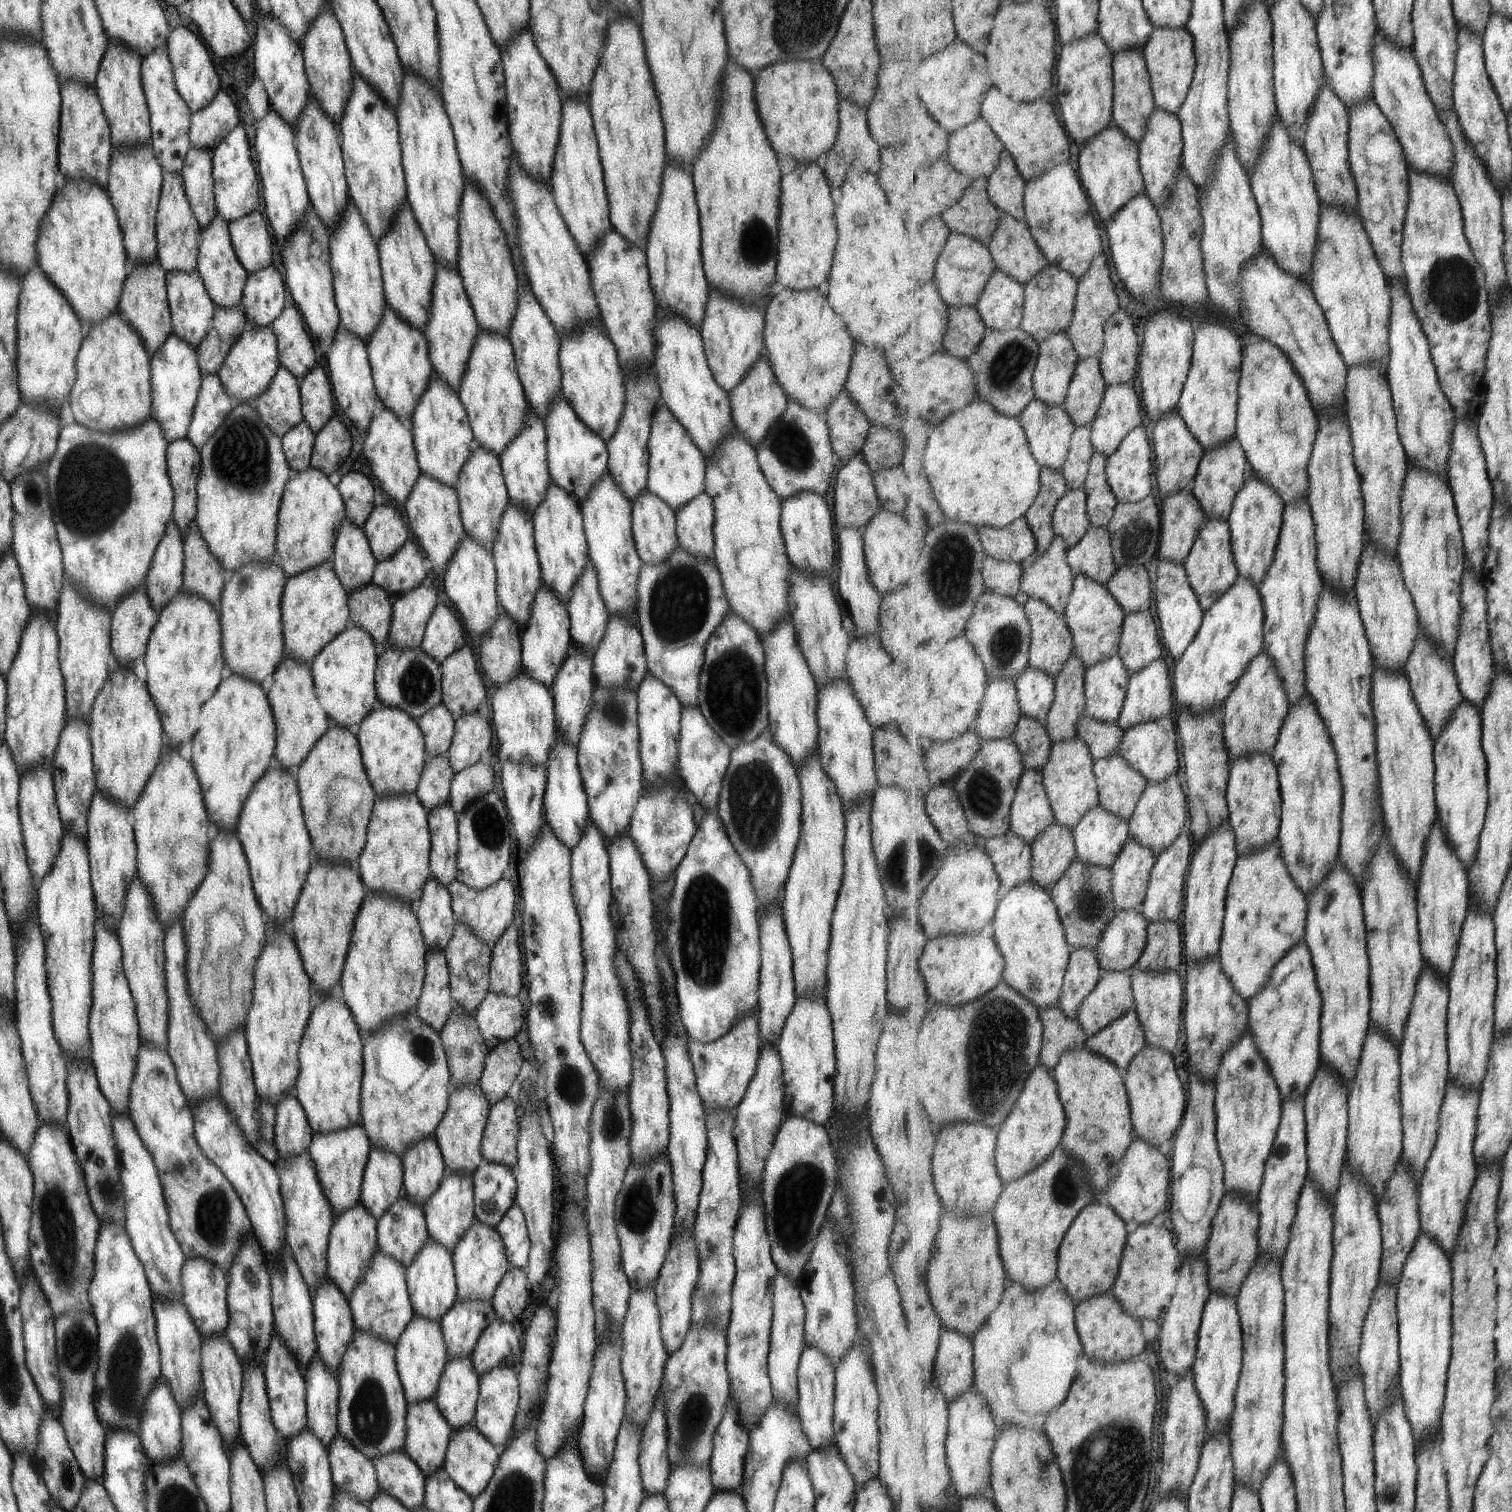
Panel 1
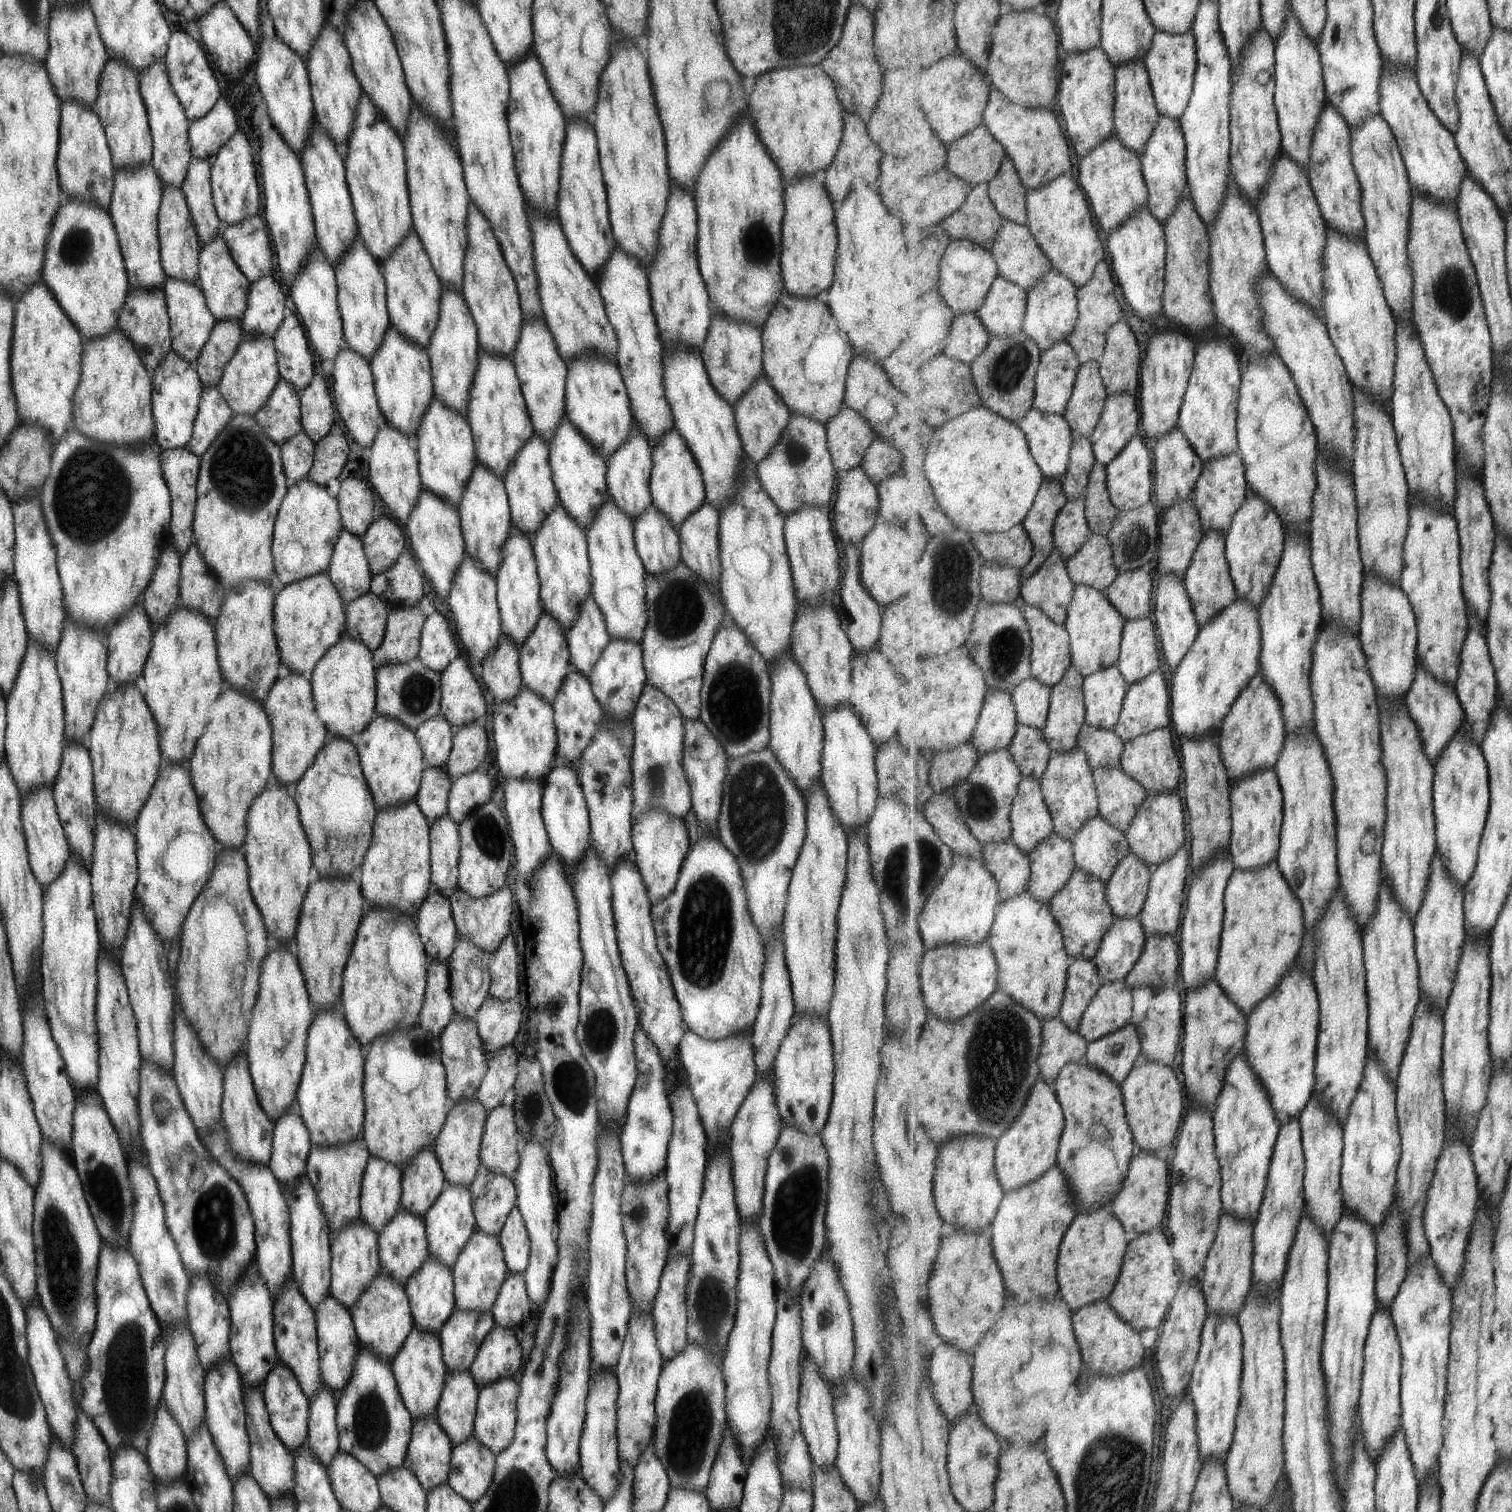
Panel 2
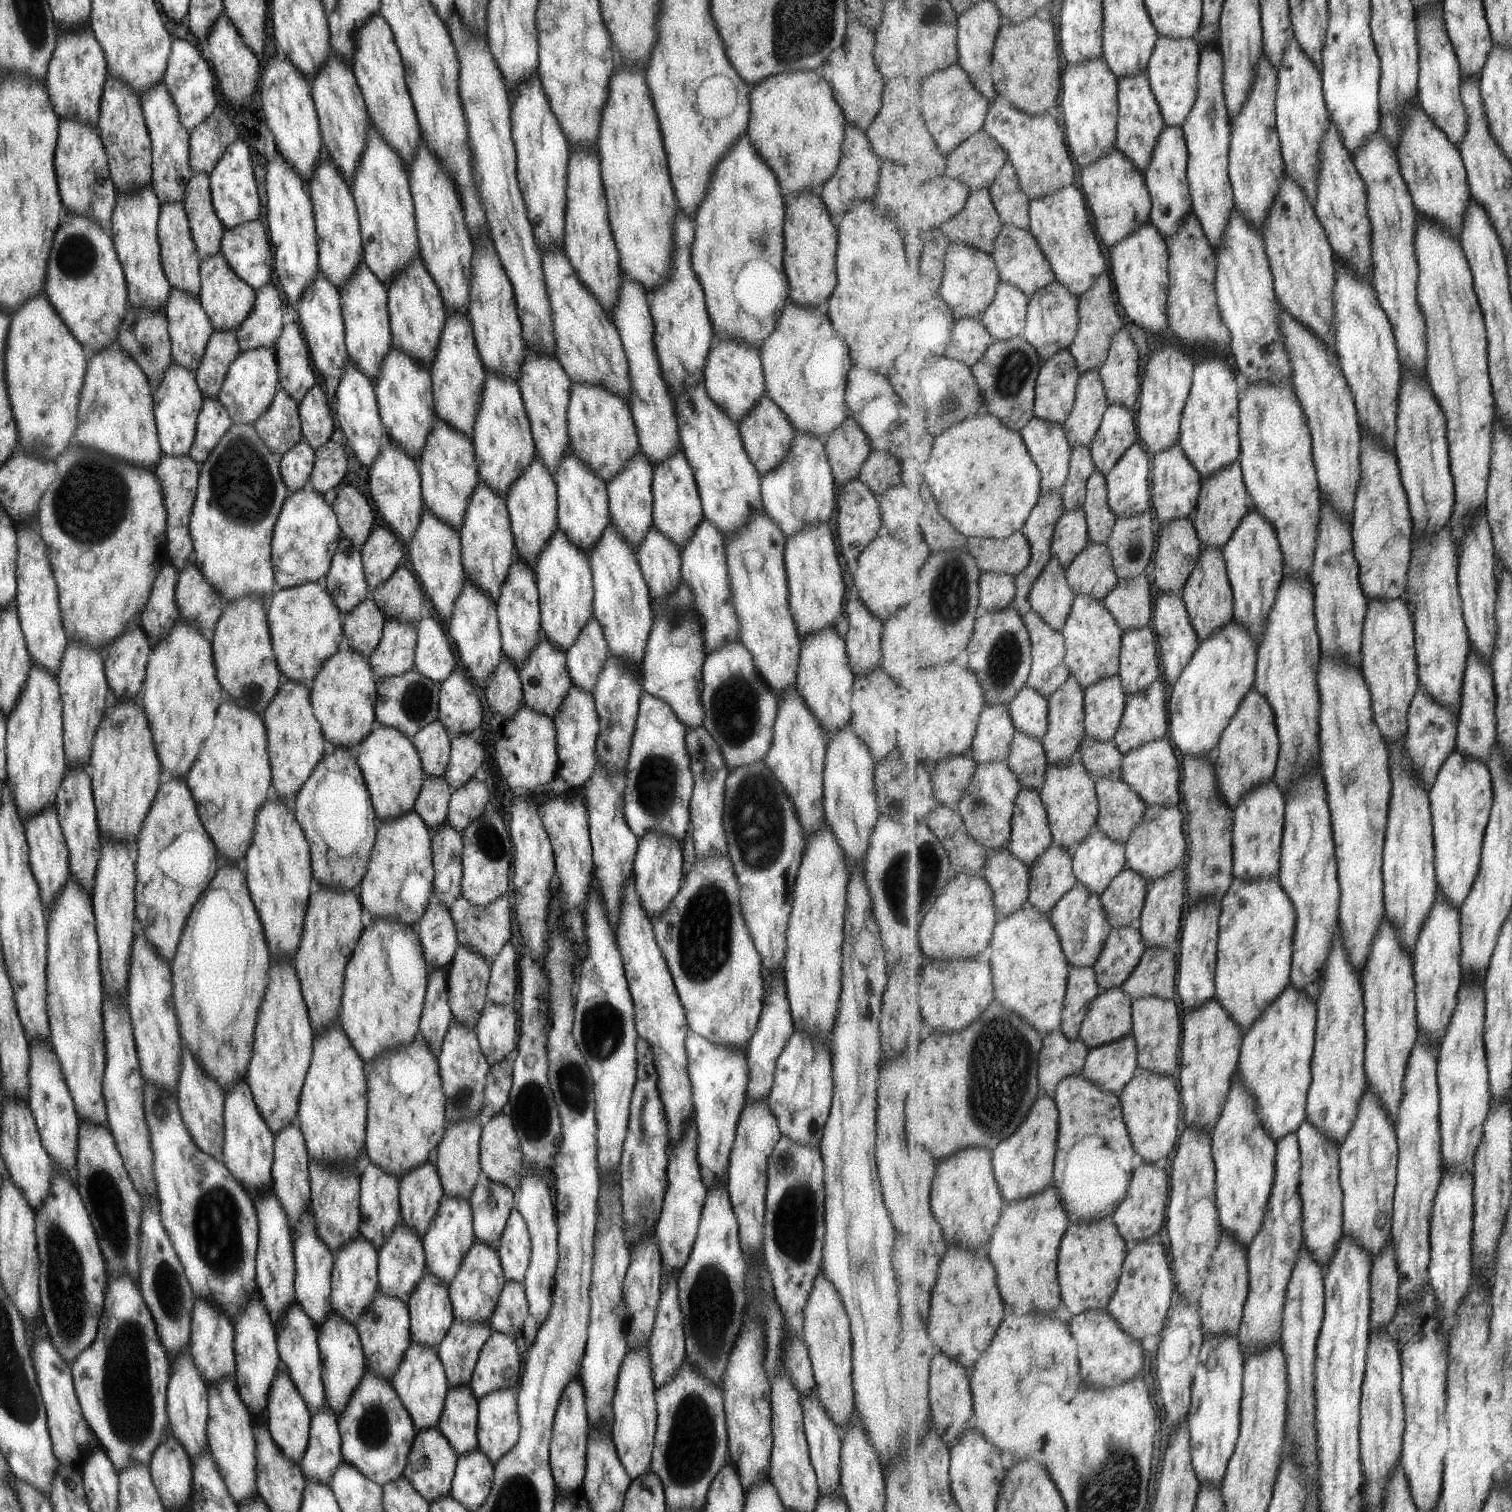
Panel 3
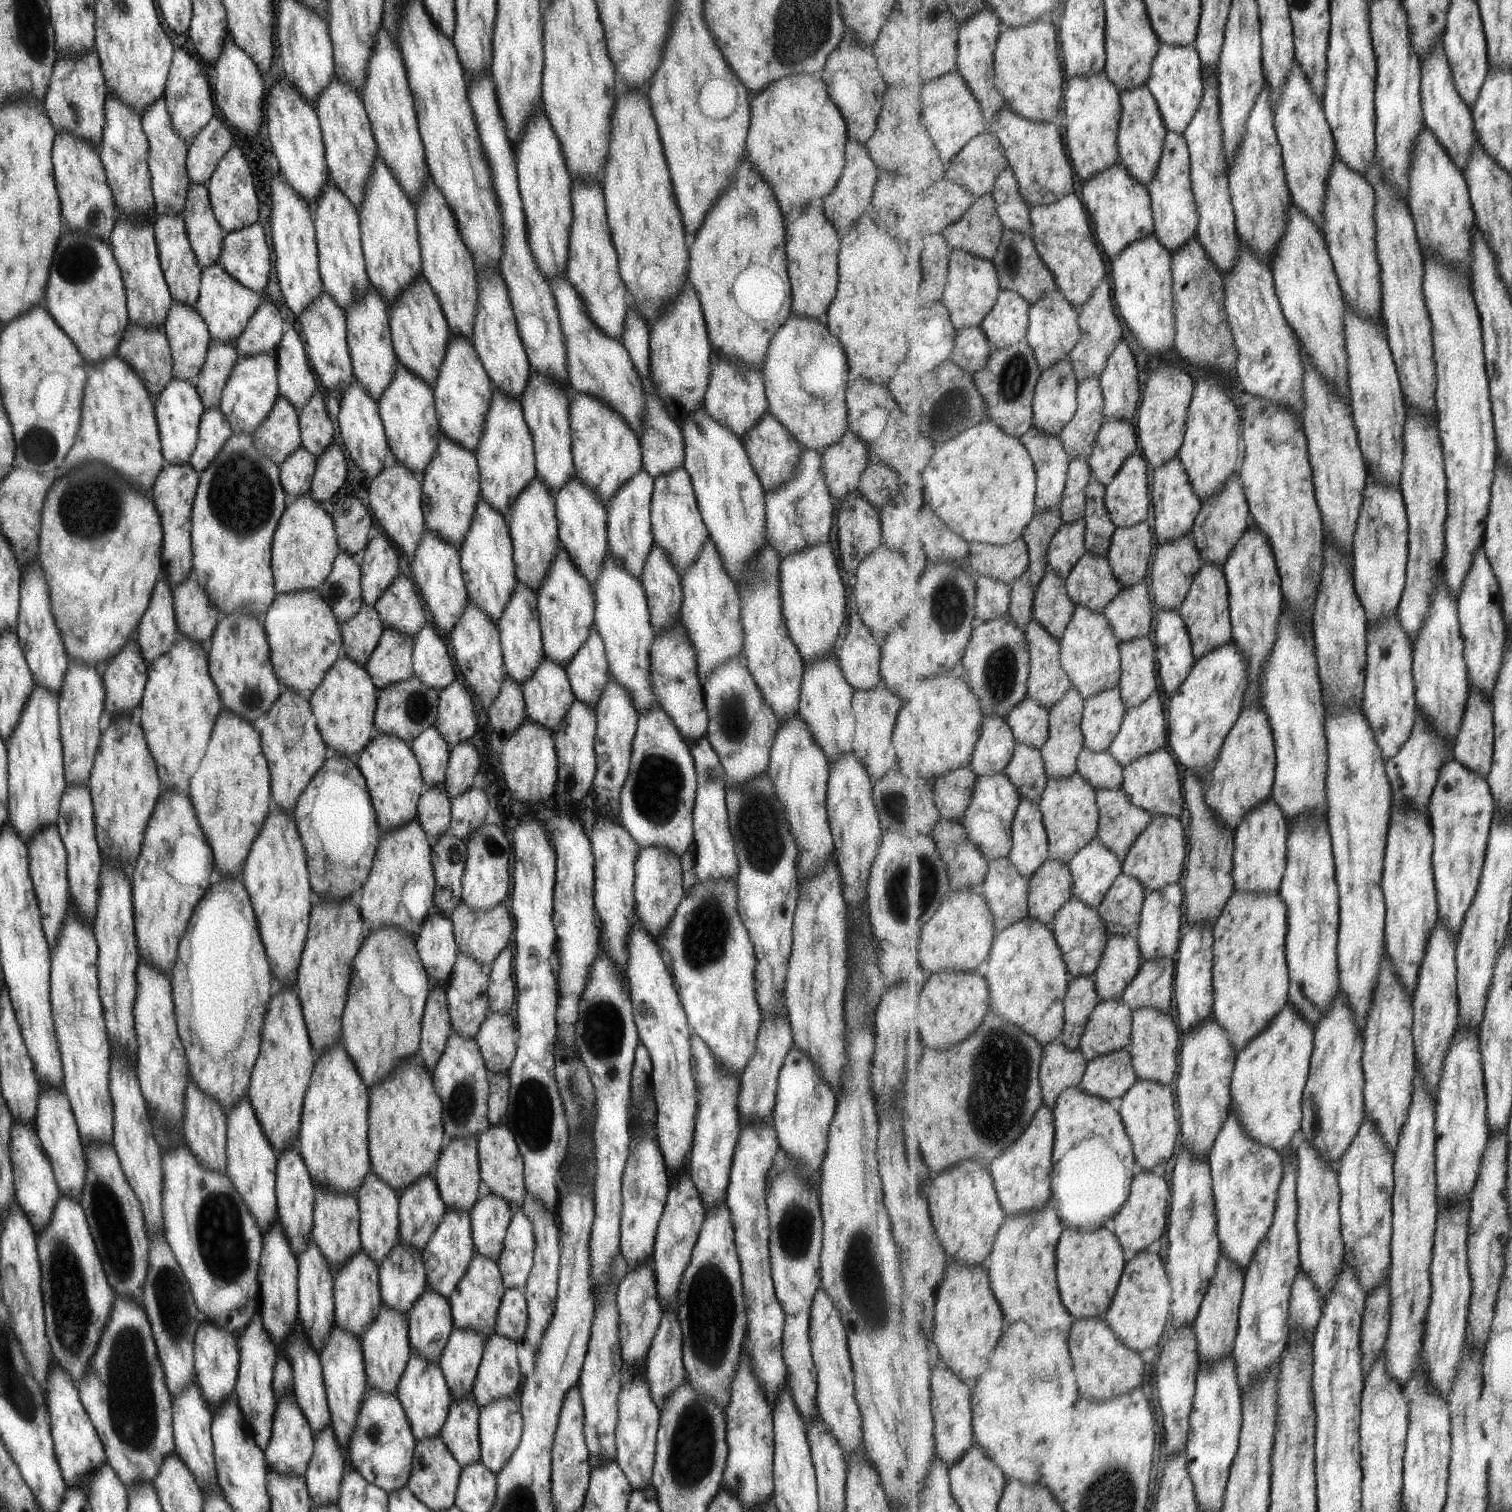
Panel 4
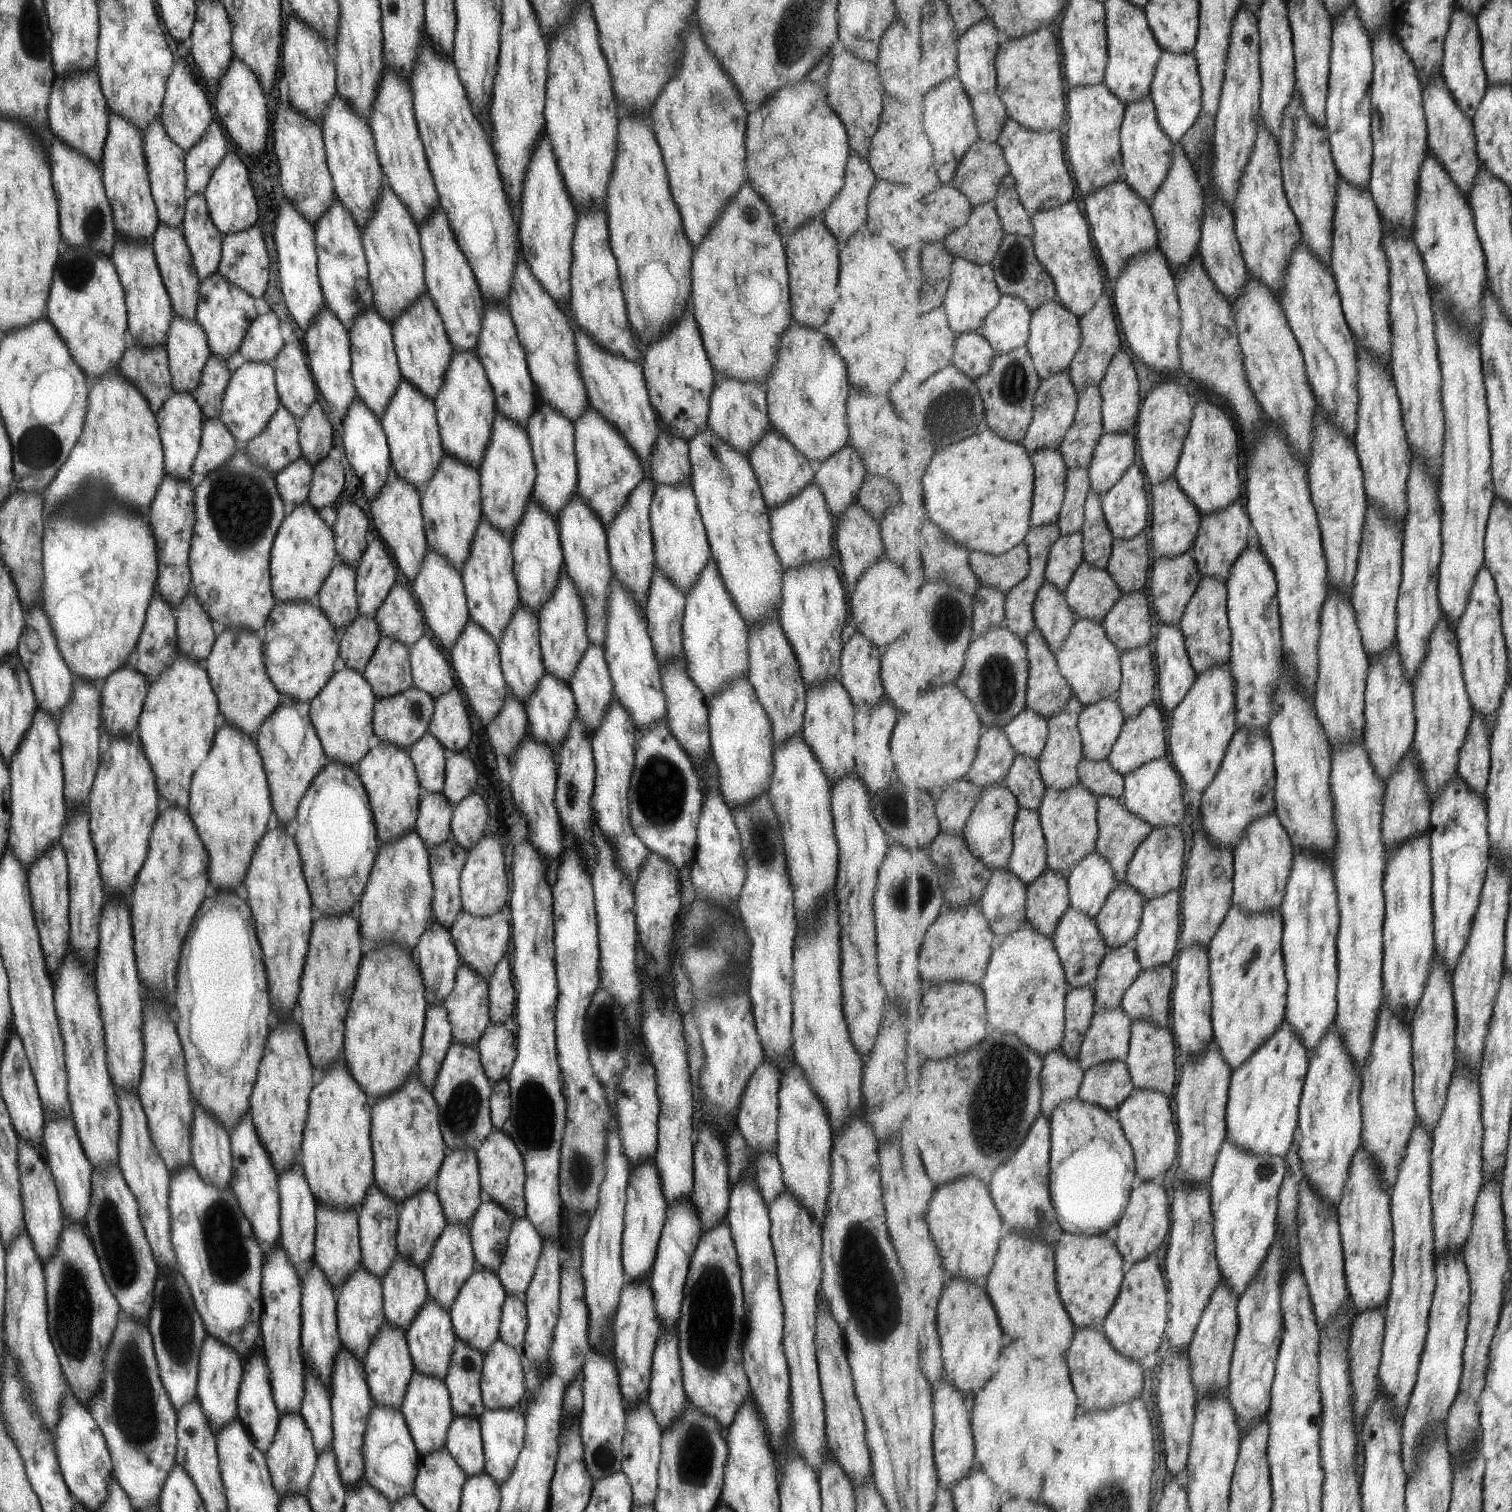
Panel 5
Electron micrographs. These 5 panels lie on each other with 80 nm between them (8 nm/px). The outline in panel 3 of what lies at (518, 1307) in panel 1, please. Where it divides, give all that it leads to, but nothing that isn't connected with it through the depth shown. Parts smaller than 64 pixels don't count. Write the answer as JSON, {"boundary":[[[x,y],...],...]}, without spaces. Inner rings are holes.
{"boundary":[[[515,1280],[505,1281],[489,1318],[492,1331],[517,1336],[523,1330],[527,1316],[530,1316],[529,1308],[522,1284]]]}

